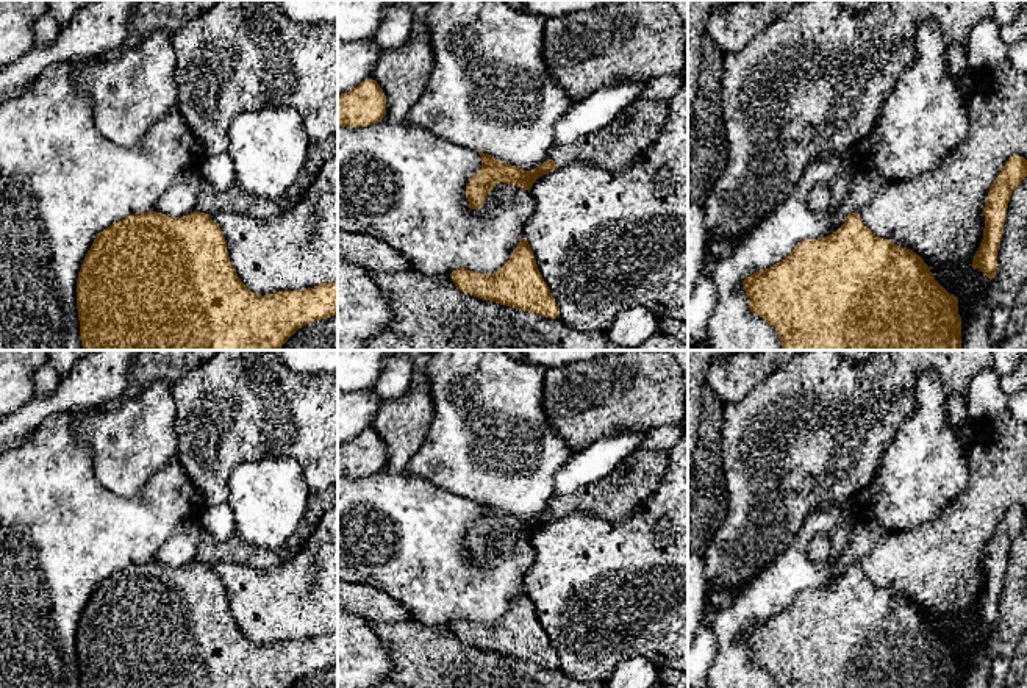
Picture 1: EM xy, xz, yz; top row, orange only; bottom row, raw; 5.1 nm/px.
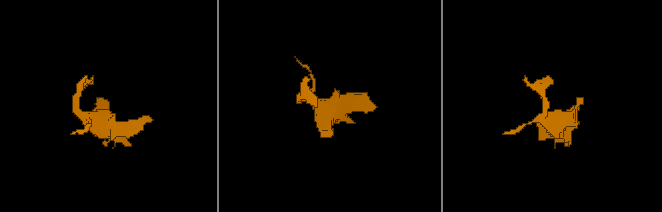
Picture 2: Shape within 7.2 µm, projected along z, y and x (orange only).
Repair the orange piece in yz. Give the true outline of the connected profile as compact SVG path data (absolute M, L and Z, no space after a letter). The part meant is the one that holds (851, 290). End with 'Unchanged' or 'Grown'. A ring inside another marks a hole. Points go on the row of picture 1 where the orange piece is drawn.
M858 213L849 214L835 233L799 242L785 260L749 275L743 286L750 311L775 328L782 350L961 350L958 299L935 280L919 255L875 236Z. Unchanged

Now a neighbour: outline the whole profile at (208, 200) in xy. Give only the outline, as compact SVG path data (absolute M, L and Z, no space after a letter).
M338 134L322 142L311 142L299 177L280 199L259 199L236 186L228 191L217 191L203 181L197 195L195 210L208 216L217 210L228 210L239 214L252 214L261 220L281 214L300 200L324 163L335 155L336 145Z

